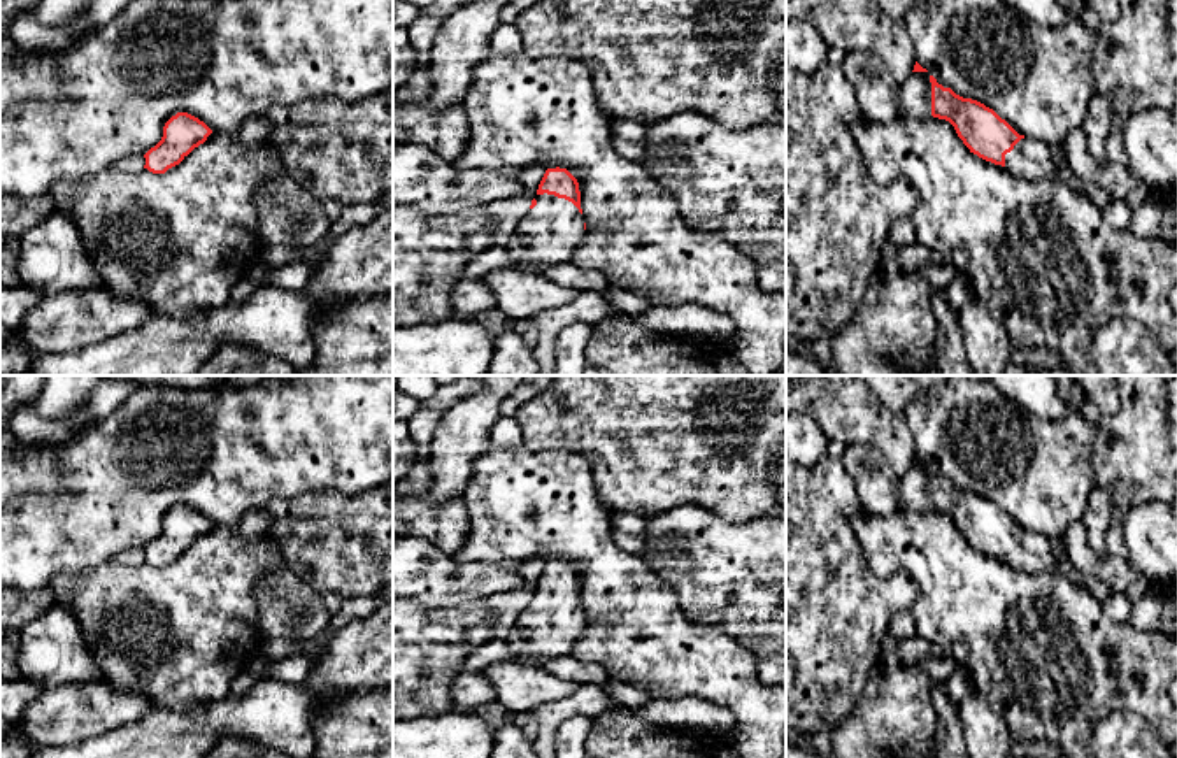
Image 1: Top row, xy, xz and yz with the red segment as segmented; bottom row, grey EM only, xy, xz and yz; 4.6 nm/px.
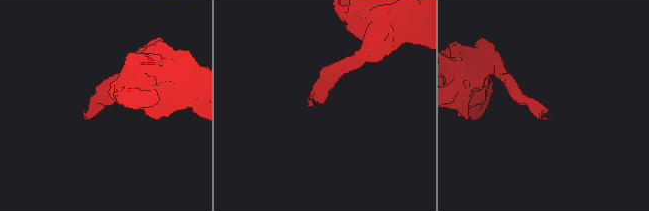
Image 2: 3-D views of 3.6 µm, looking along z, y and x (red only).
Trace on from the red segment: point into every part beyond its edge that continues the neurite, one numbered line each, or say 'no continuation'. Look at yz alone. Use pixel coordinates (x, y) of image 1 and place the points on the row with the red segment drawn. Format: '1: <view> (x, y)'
1: yz (1030, 158)

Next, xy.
no continuation

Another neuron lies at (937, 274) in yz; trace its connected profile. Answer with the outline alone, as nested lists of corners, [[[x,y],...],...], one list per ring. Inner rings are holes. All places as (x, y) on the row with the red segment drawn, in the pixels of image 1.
[[[937,260],[923,265],[914,272],[905,272],[905,274],[917,274],[924,277],[933,290],[940,290],[945,284],[949,284],[952,279],[963,275],[963,272],[958,270],[952,263],[940,263]]]

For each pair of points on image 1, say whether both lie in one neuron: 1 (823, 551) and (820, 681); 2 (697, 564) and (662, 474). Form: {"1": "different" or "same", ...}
{"1": "same", "2": "different"}

